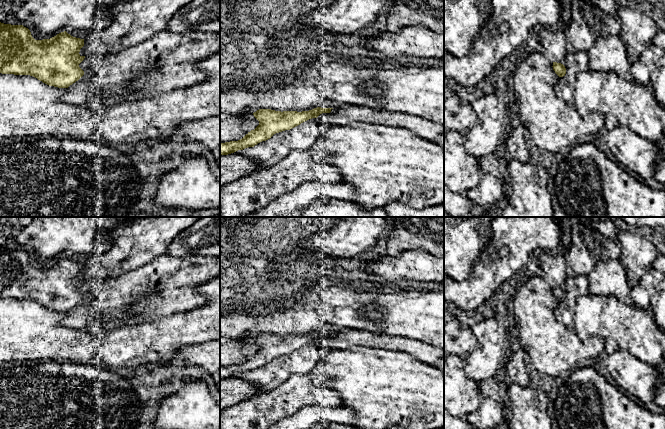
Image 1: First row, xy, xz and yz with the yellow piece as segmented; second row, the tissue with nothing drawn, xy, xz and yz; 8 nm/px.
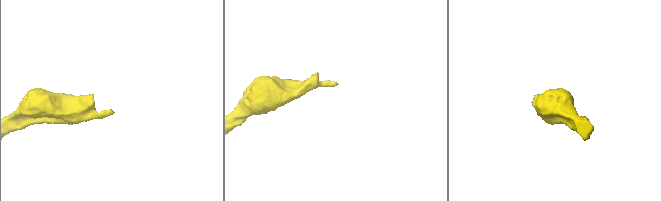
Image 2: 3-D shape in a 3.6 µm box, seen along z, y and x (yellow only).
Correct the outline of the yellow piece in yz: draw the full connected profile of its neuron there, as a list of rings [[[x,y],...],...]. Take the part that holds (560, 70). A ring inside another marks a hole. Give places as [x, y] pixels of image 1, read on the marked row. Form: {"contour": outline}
{"contour": [[[541,28],[536,31],[536,37],[541,41],[547,53],[553,60],[553,70],[559,77],[566,74],[563,65],[567,52],[566,34],[564,31]]]}

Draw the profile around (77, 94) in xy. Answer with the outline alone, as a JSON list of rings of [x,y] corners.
[[[164,29],[119,53],[95,53],[85,56],[79,64],[84,75],[67,88],[68,91],[63,95],[62,101],[70,105],[83,105],[87,102],[92,88],[101,92],[109,92],[111,102],[118,101],[123,95],[120,84],[128,79],[130,74],[142,70],[146,72],[138,75],[132,85],[132,90],[143,97],[153,97],[175,88],[189,87],[205,77],[197,64],[218,53],[220,53],[220,32],[189,30],[184,33],[174,33]]]

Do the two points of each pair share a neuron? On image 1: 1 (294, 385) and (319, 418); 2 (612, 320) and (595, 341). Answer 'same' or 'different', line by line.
1: different
2: different

